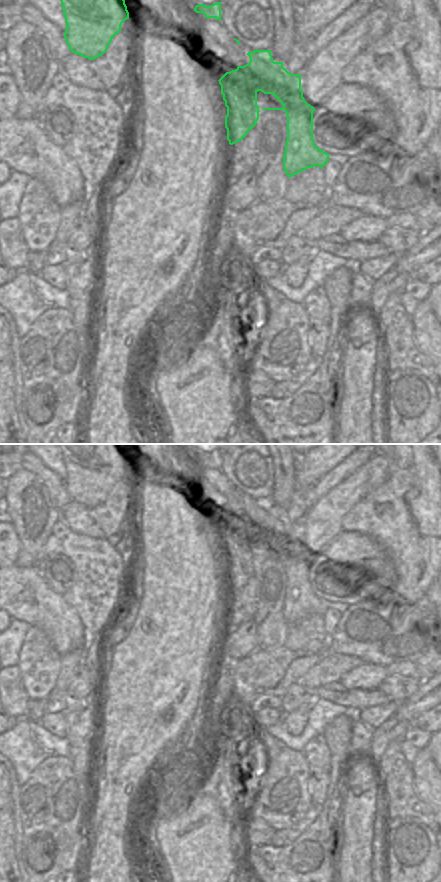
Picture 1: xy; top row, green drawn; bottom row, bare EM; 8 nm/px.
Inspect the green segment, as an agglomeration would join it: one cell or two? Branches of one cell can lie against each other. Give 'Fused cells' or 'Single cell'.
Fused cells

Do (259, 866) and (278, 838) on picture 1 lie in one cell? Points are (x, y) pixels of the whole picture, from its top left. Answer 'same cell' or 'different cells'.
different cells

